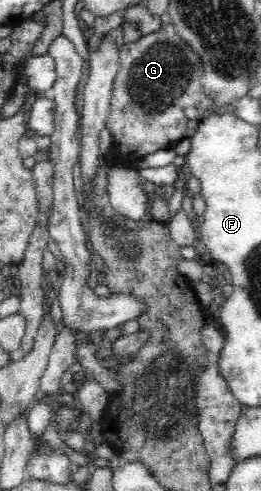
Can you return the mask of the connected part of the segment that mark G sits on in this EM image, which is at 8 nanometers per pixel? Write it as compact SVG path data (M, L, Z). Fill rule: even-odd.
M173 23L135 43L119 46L119 71L113 82L110 116L106 128L112 133L112 149L118 155L116 167L134 168L139 159L159 149L174 149L186 137L188 119L183 109L202 108L208 113L213 99L202 91L201 58L182 42Z

